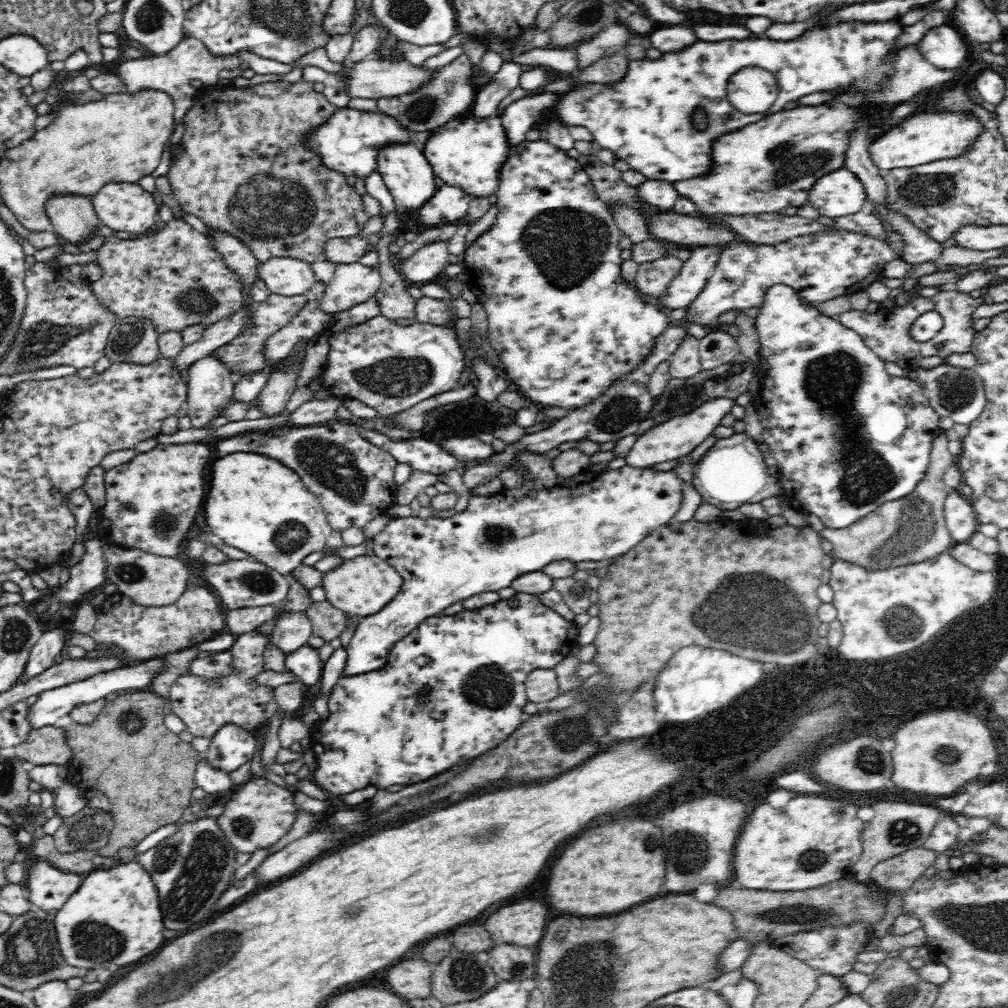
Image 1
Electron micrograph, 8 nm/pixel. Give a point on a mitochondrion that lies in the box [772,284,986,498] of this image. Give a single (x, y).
(957, 391)

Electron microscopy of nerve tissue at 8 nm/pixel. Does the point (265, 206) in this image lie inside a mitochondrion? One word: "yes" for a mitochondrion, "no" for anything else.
yes

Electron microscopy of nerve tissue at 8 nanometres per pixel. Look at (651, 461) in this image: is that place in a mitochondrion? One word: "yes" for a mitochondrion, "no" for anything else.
no

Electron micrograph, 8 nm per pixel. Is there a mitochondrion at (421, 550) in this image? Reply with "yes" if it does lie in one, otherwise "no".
no

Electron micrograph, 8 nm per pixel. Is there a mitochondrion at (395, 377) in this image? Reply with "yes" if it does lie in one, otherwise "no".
yes

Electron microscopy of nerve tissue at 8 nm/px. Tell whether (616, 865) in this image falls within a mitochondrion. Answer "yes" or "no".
no

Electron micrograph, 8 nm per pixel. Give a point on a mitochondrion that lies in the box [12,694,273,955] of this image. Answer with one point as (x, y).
(195, 867)

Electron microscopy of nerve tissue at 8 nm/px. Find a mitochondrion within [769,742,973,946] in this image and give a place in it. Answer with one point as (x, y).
(904, 832)

